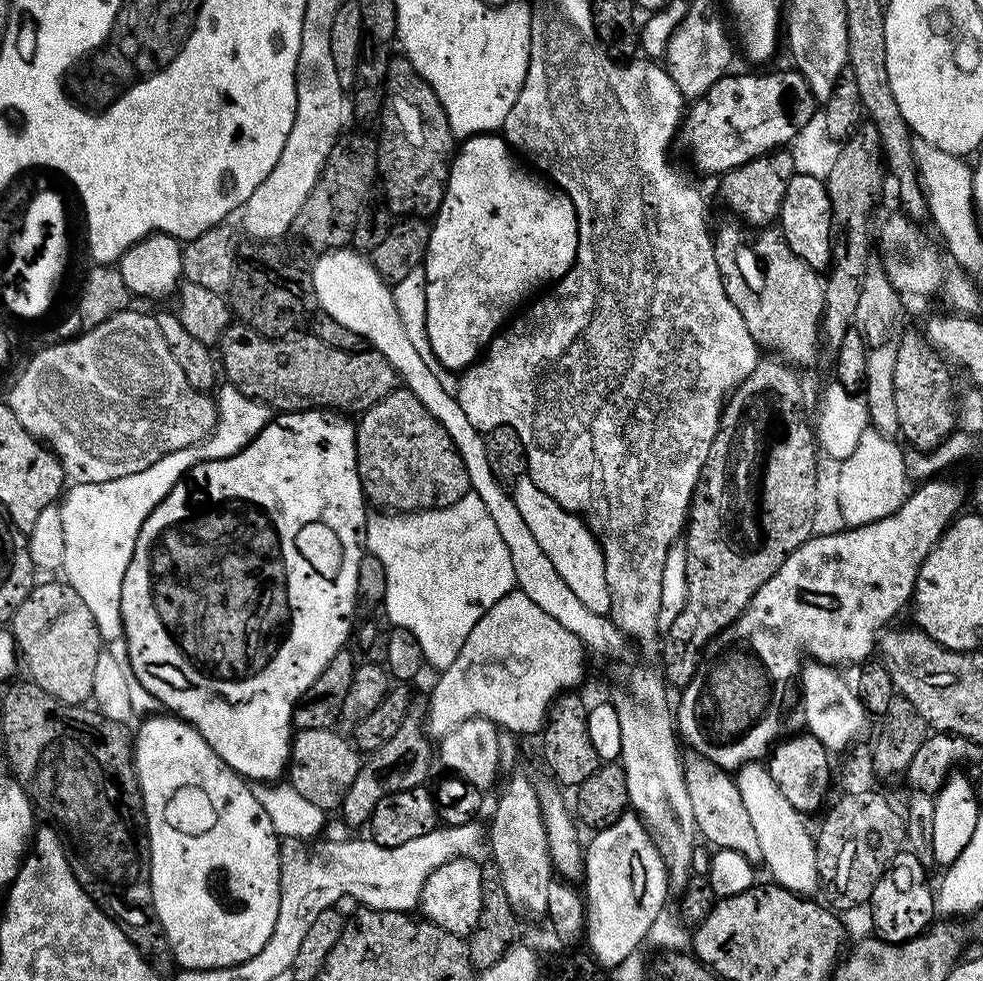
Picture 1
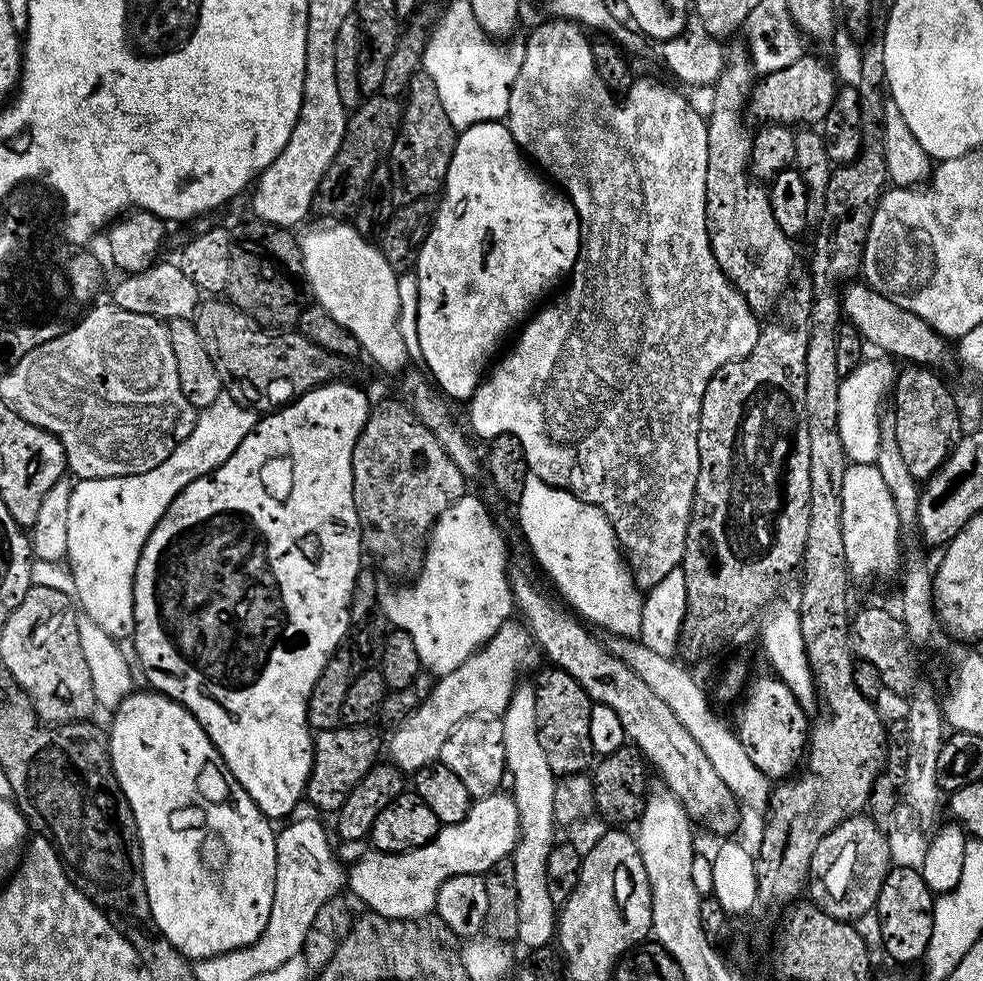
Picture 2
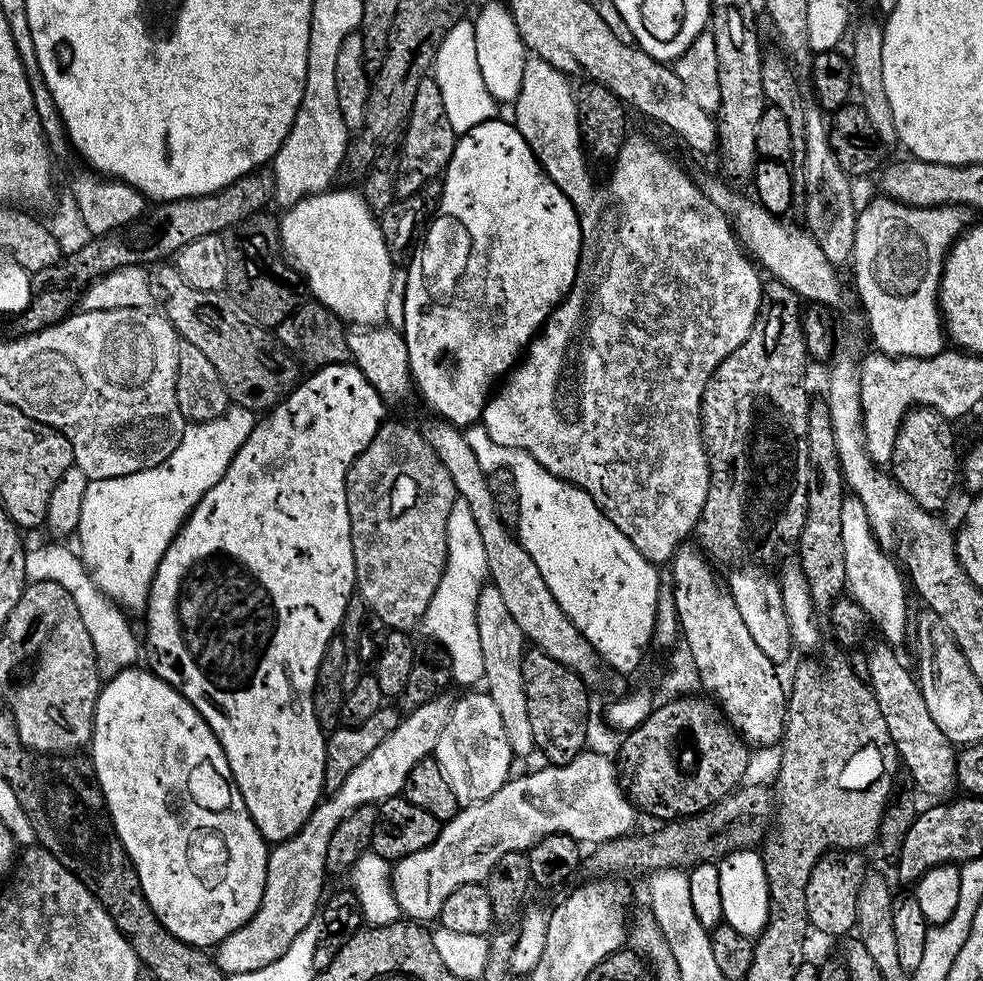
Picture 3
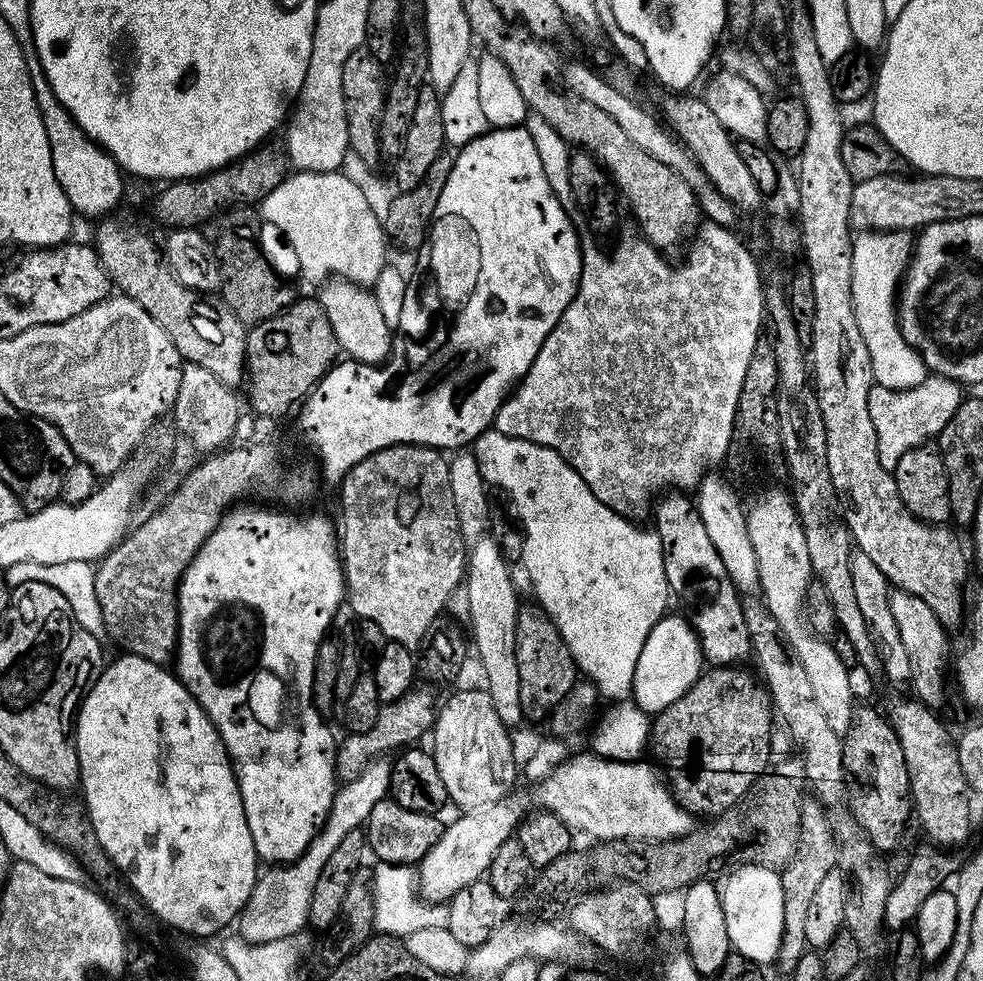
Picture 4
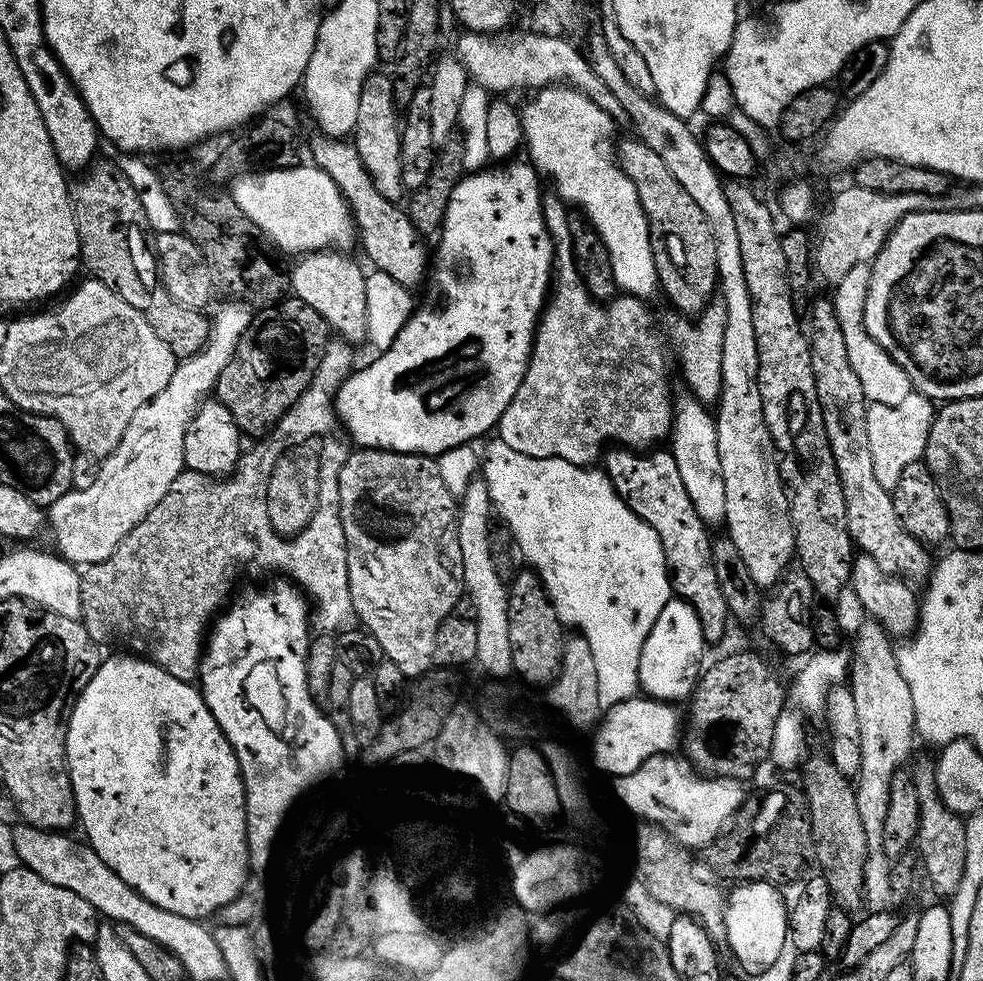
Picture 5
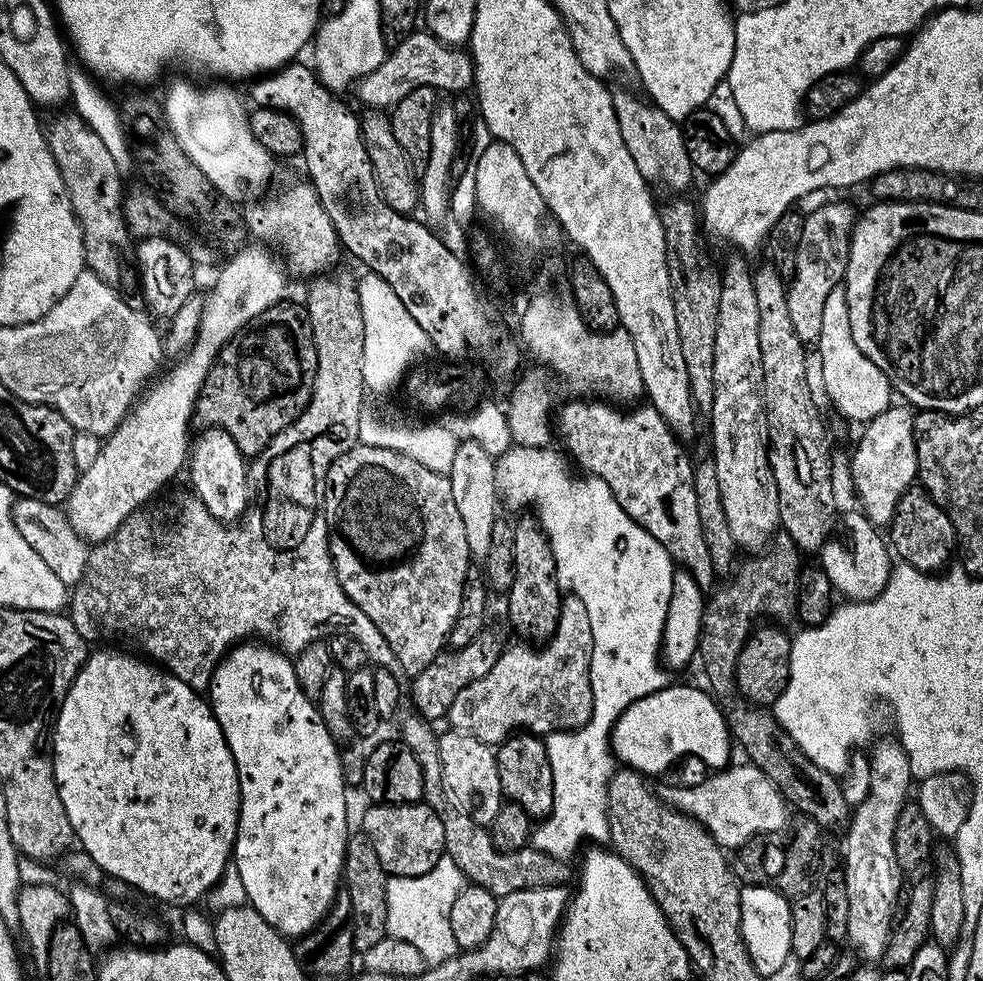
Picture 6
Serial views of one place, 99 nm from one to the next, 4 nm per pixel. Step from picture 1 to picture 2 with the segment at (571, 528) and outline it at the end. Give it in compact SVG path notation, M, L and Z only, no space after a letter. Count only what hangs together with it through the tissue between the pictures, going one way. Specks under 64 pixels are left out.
M531 474L524 483L518 511L520 511L520 532L524 535L537 566L552 579L553 586L560 591L559 599L581 621L589 625L597 624L598 627L613 632L611 634L613 637L639 637L644 596L641 589L636 587L632 569L628 567L628 562L620 550L620 543L616 541L612 523L608 521L604 511L598 506L582 502L582 498L578 498L573 492L550 486Z

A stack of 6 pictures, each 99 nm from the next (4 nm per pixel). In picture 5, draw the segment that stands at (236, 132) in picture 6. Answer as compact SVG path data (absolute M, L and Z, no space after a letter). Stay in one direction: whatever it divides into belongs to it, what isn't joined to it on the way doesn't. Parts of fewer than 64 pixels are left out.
M301 162L294 168L248 171L231 181L230 194L234 202L238 202L238 210L242 210L242 214L246 214L263 235L265 232L272 236L282 251L307 254L329 246L348 250L354 244L357 234L352 212L330 174L308 162Z

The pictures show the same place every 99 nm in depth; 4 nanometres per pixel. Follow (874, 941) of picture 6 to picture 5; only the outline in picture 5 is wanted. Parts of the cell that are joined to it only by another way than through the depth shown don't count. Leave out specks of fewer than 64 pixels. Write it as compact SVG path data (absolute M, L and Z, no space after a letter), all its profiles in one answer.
M868 618L865 619L865 624L861 626L856 632L856 653L851 653L850 656L850 687L854 694L854 706L858 713L858 731L862 737L862 766L860 767L858 775L854 780L854 787L856 790L856 801L858 802L858 818L862 818L862 830L866 830L866 842L868 843L868 862L866 865L866 871L864 873L864 899L867 907L872 910L884 910L889 907L888 899L893 899L894 893L890 886L890 878L888 877L888 870L890 867L890 861L887 856L884 855L884 822L886 820L886 810L890 806L892 801L892 779L896 772L901 771L905 767L904 764L908 760L908 755L912 752L912 743L917 743L918 737L916 735L916 719L914 718L914 698L910 698L910 686L906 682L906 678L902 678L899 666L896 665L896 654L893 645L888 645L884 638L886 638L885 628L881 624L877 624L875 620Z

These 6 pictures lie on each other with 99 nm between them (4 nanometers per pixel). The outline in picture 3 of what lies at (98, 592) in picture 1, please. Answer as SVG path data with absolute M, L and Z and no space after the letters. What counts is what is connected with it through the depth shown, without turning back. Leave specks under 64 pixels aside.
M229 406L218 418L201 424L189 423L184 429L180 445L173 450L170 458L166 458L158 466L118 478L88 481L82 497L80 521L75 531L75 535L80 536L78 555L84 569L92 573L92 581L98 586L98 590L113 604L129 613L136 612L139 608L141 611L147 605L148 591L162 554L170 546L181 524L192 513L192 508L204 497L206 490L210 490L210 486L214 486L222 478L222 474L226 474L234 454L238 454L242 442L250 438L256 422L257 417L248 408Z

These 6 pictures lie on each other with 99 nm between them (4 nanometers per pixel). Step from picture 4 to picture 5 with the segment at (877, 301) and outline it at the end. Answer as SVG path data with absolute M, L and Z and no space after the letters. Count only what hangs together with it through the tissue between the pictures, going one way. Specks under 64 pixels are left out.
M861 266L852 268L846 278L842 278L838 285L840 293L834 296L836 317L842 330L842 338L846 342L846 354L850 358L850 366L854 374L858 374L858 382L862 382L865 401L874 404L894 406L902 402L902 398L913 395L914 389L904 367L894 360L870 334L864 325L864 303L868 289L868 268Z

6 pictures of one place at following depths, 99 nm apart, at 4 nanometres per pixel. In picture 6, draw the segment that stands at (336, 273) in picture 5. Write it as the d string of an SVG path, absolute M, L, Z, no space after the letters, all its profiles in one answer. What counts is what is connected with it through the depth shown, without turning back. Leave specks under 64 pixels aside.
M303 183L292 184L285 192L280 192L269 200L260 200L248 209L245 207L242 215L249 233L268 232L270 239L280 243L280 248L284 251L283 263L294 275L315 278L335 265L332 263L335 262L336 255L341 255L342 245L330 222L330 214L326 214L315 188L311 183Z

